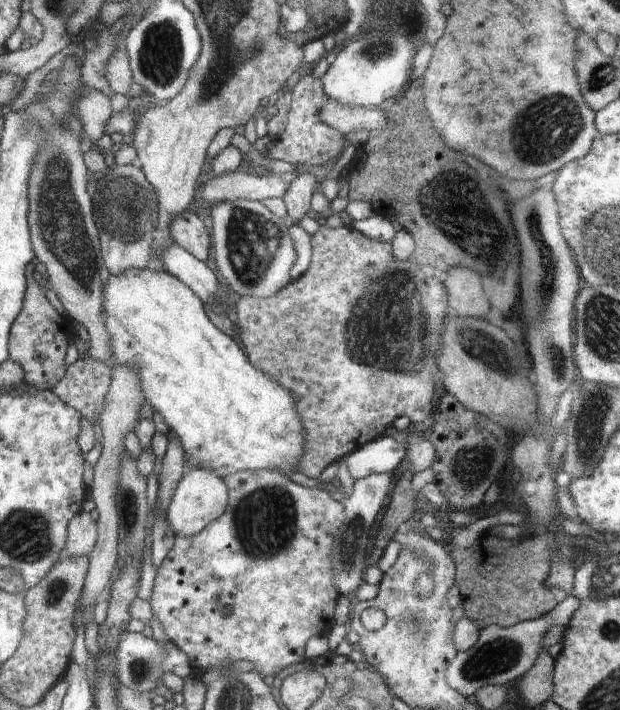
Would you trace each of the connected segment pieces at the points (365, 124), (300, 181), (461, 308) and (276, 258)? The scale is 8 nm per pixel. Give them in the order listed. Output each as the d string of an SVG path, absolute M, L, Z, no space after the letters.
M329 100L322 108L320 116L326 124L339 130L342 134L356 132L358 129L385 129L391 127L393 120L382 109L374 107L359 107L342 104L338 101Z
M303 173L289 184L289 190L284 196L287 215L298 224L305 214L311 214L311 198L318 186L316 177L311 173Z
M454 266L454 270L448 270L448 278L443 283L448 294L448 306L454 314L477 319L488 316L490 301L482 292L482 280L478 272L464 266Z
M241 198L213 206L210 218L217 270L238 296L270 300L292 282L290 269L296 260L296 249L284 218L276 216L260 201Z

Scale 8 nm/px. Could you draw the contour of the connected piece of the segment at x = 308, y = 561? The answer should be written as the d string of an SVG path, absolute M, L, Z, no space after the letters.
M270 469L259 471L241 470L222 478L229 490L227 508L222 517L218 517L212 524L206 526L200 533L186 538L184 535L175 538L174 546L164 558L161 567L156 568L153 591L149 601L153 617L158 618L160 626L164 628L166 636L176 643L187 655L193 674L202 674L204 669L212 669L222 666L225 658L236 660L248 660L252 662L260 676L275 676L287 666L299 663L305 656L305 646L314 635L329 634L334 626L334 608L338 602L339 590L335 585L335 570L331 559L333 538L345 518L345 505L334 498L332 493L322 488L309 488L301 486L290 480L288 476L279 471Z

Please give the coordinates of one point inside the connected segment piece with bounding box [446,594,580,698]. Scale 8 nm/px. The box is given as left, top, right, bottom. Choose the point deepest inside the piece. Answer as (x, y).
(500, 654)

